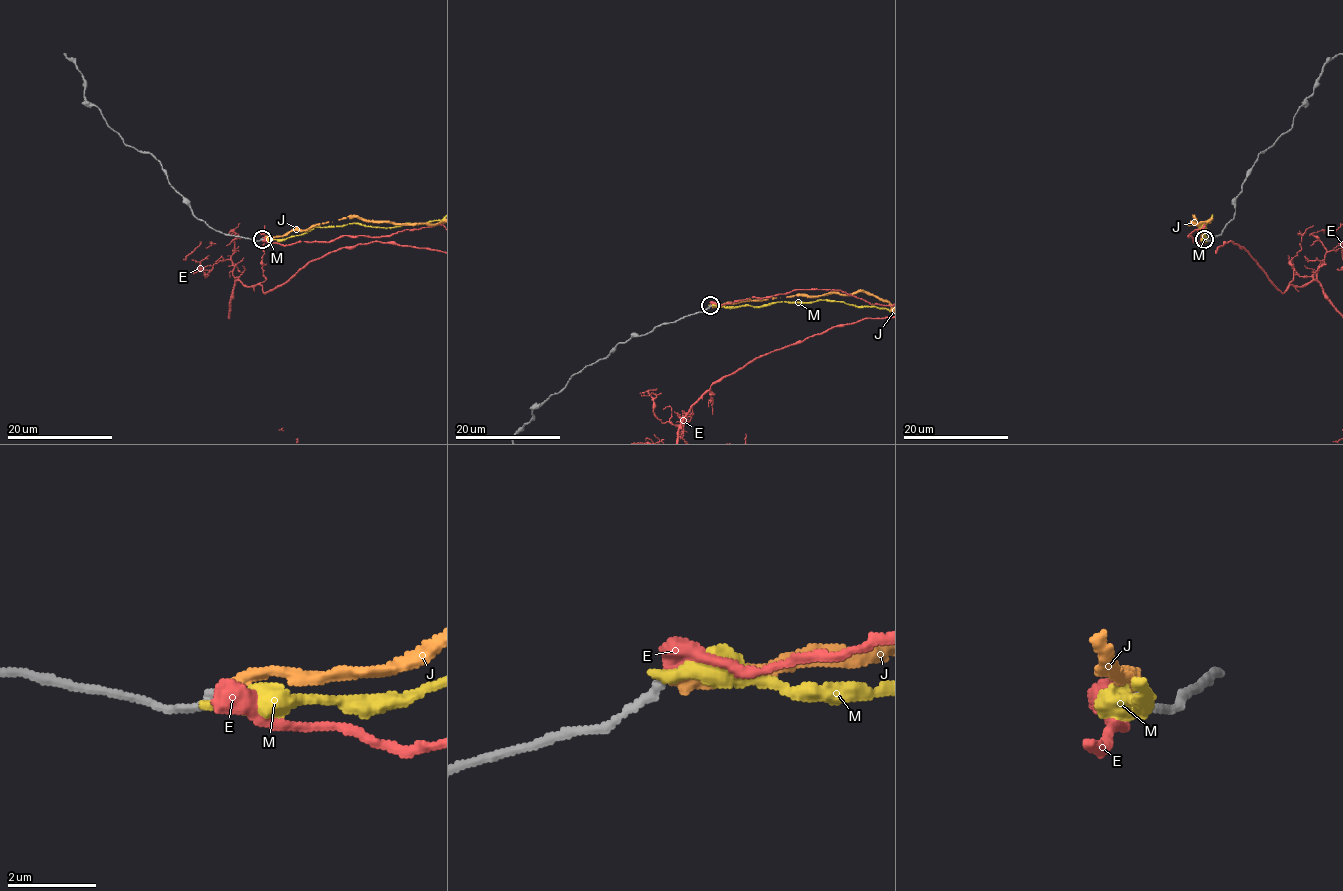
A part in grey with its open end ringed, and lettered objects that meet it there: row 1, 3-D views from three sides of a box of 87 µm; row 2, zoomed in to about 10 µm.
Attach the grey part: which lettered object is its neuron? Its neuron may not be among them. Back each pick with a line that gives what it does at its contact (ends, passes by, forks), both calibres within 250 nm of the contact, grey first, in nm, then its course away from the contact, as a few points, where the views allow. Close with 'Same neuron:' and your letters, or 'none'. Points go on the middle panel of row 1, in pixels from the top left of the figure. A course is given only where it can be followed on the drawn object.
E: It ends there. Thickness 190 nm (grey) against 550 nm
Same neuron: E

